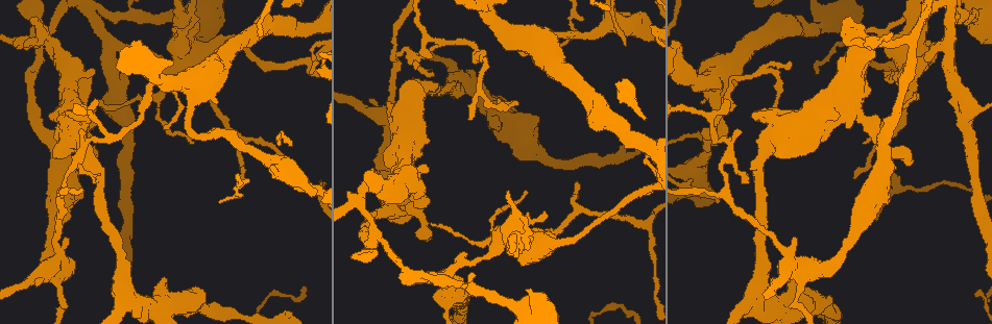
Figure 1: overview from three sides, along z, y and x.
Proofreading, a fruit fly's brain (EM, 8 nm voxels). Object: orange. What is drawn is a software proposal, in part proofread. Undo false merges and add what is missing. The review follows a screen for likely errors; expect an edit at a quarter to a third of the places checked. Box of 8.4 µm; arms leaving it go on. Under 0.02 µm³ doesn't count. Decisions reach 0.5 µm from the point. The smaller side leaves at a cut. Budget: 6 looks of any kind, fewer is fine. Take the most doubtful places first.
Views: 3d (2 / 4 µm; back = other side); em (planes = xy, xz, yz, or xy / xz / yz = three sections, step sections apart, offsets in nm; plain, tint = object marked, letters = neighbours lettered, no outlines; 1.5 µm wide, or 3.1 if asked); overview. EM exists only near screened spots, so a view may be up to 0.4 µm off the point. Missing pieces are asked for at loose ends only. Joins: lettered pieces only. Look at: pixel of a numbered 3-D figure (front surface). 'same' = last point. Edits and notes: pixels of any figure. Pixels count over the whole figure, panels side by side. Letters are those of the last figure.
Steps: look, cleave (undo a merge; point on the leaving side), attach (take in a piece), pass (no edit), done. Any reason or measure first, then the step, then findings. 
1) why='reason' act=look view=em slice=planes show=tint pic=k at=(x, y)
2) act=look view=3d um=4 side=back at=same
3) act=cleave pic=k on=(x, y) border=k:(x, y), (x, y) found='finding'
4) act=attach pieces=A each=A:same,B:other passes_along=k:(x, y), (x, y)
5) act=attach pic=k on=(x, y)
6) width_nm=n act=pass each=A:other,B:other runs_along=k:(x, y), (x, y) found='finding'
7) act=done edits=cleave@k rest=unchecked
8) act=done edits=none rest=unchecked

act=look view=em um=3.1 slice=yz step=16 show=tint pic=1 at=(172, 72)

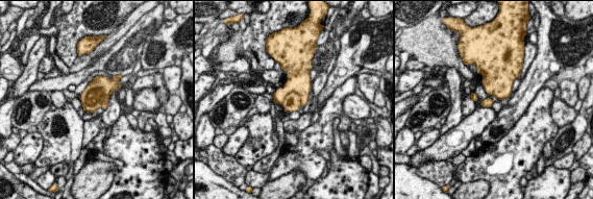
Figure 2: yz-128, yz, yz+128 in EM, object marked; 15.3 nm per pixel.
why='cut it another way' act=look view=em um=3.1 slice=planes show=letters at=same

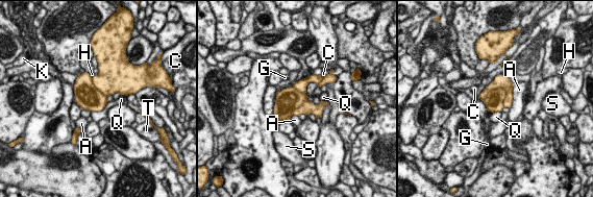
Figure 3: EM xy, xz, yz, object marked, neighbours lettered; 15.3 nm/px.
act=cleave pic=3 on=(500, 81) each=A:other,C:other,G:other,H:other,K:other,Q:other,S:other,T:other part_leaving=3:(314, 77), (303, 84), (306, 103), (296, 113) found='a second neuron is stuck on'

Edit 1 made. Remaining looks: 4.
why='an open end' act=look view=3d um=4 pic=1 at=(165, 127)

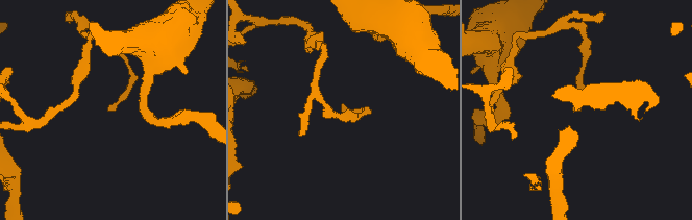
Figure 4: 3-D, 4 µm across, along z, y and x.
act=look view=em slice=planes show=letters pic=4 at=(572, 108)

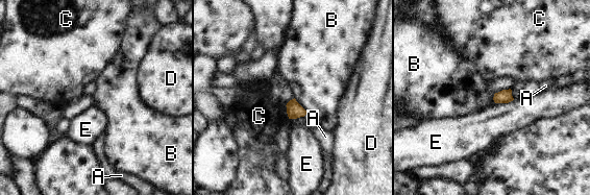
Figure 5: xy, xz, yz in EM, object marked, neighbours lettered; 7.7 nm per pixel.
longest_contact=B:160nm act=pass each=A:other,B:other,C:other,D:other,E:other border=5:(294, 98), (308, 112) found='none of them fits'

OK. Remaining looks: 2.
why='an open end' act=look view=em slice=planes show=tint pic=1 at=(792, 63)

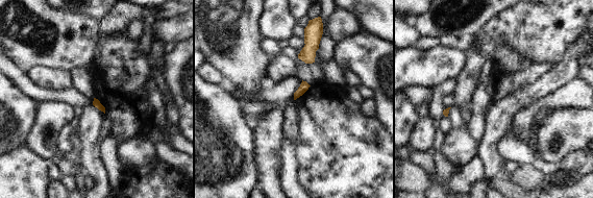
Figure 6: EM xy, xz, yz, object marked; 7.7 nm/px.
why='what lies round it' act=look view=em slice=planes show=letters at=same

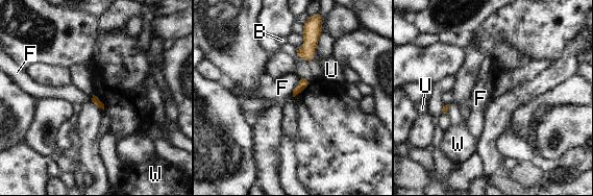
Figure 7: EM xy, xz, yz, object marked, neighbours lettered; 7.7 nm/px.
act=pass each=B:other,F:other,U:other,W:other border=7:(301, 77), (292, 95) found='none of them fits'

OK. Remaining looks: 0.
act=done edits=cleave@3 rest=unchecked

